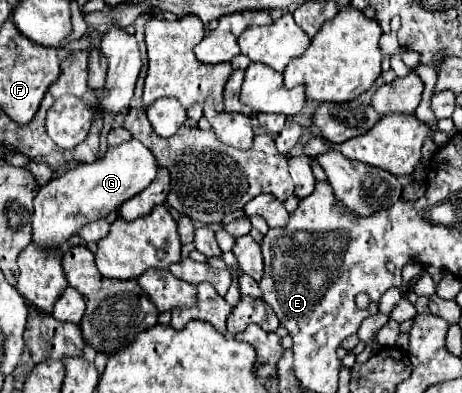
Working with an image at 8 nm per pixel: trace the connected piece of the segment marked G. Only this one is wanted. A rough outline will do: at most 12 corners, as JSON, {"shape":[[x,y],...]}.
{"shape":[[142,142],[52,178],[32,242],[62,248],[156,178]]}

